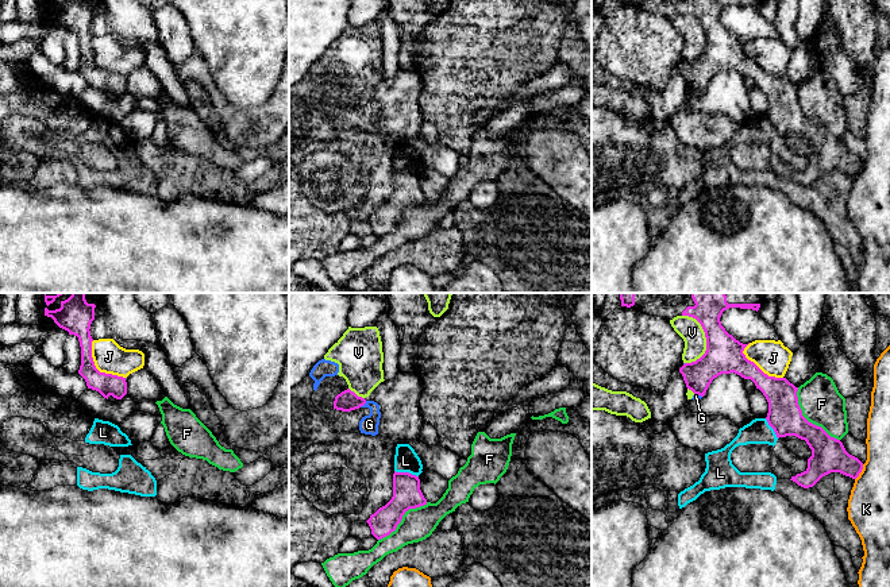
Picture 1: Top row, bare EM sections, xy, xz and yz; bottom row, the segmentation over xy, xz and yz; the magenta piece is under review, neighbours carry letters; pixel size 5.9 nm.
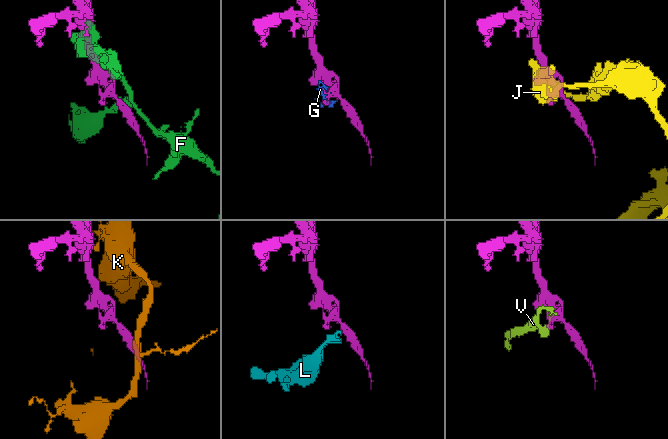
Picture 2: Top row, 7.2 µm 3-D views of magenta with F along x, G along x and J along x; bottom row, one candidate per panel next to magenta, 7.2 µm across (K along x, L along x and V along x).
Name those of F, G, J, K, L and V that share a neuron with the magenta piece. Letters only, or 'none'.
none

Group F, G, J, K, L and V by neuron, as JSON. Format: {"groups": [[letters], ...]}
{"groups": [["F"], ["G", "V"], ["J"], ["K"], ["L"]]}

